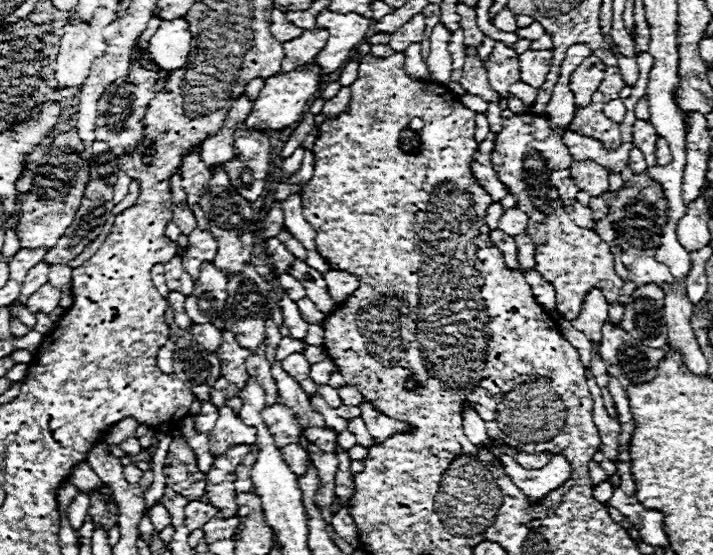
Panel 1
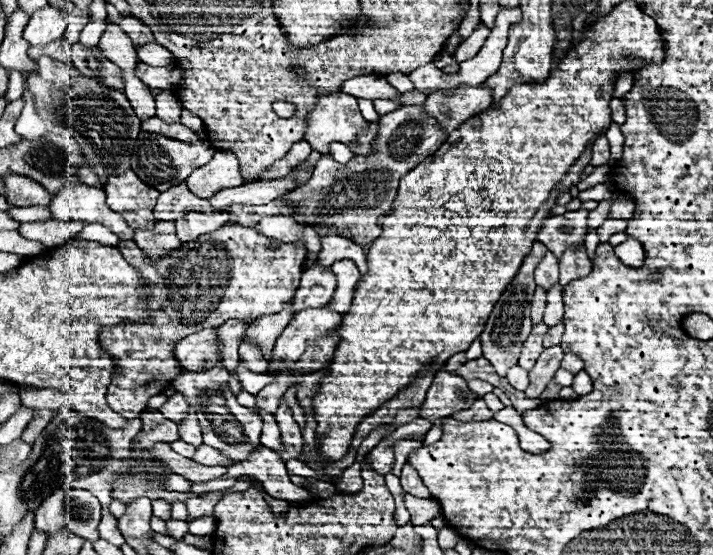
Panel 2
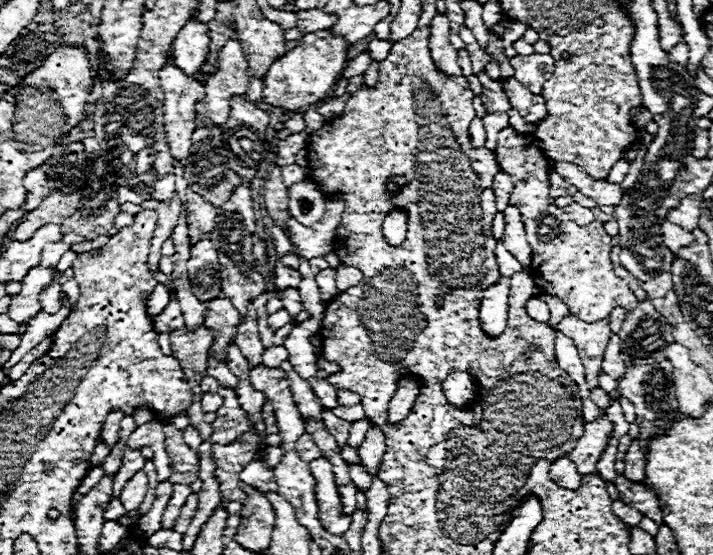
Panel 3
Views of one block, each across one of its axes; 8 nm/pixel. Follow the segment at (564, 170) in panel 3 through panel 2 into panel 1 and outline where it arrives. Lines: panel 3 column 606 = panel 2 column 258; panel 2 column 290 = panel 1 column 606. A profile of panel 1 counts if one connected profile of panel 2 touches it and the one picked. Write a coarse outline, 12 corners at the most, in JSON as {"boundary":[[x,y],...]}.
{"boundary":[[572,160],[576,186],[590,196],[608,190],[608,172],[594,160]]}

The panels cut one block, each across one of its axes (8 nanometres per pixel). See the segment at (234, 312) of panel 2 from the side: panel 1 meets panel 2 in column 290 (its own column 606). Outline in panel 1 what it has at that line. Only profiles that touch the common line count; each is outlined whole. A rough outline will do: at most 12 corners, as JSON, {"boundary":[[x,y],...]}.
{"boundary":[[502,110],[490,162],[530,218],[536,270],[574,320],[624,282],[594,230],[568,220],[550,174],[566,128]]}

